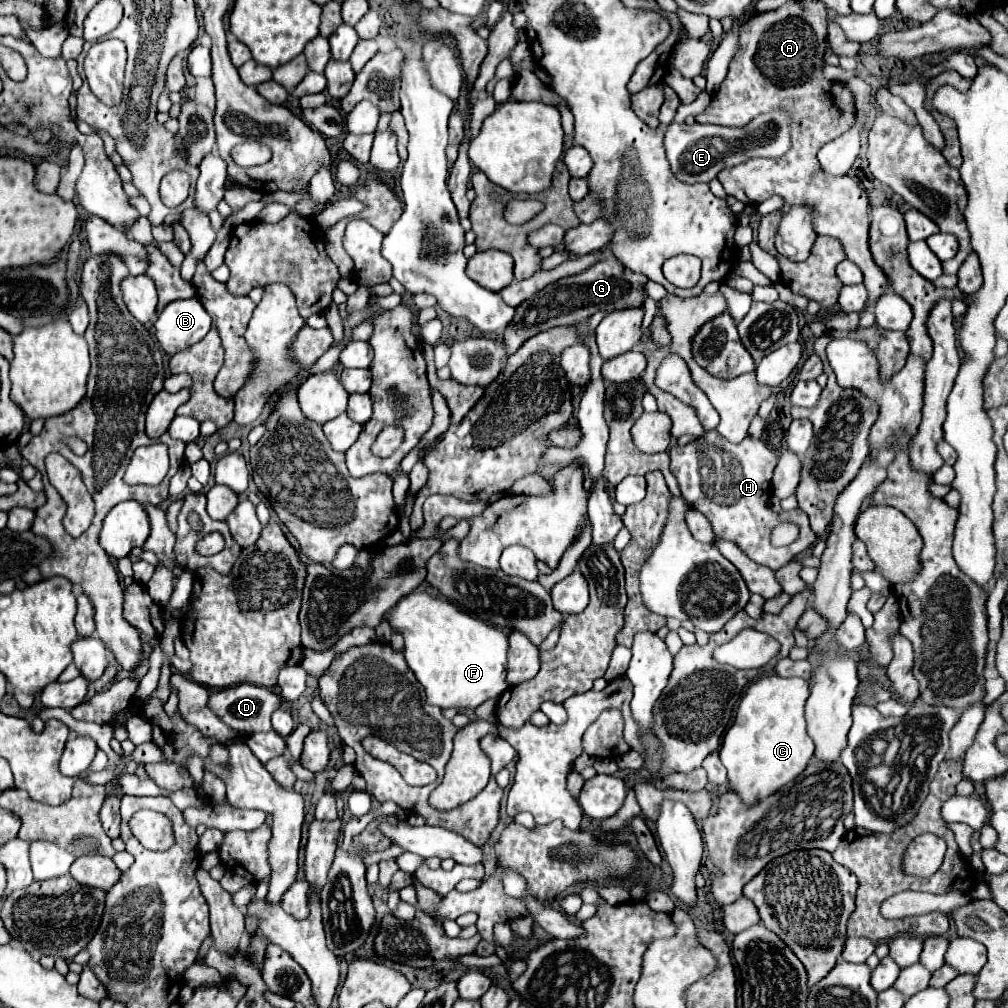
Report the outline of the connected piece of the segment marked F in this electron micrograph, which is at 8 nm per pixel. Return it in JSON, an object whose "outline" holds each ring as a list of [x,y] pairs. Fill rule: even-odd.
{"outline":[[[418,591],[400,599],[390,611],[390,625],[404,635],[404,657],[424,687],[430,705],[476,709],[506,691],[508,639],[500,629],[462,613],[446,599],[434,599]]]}

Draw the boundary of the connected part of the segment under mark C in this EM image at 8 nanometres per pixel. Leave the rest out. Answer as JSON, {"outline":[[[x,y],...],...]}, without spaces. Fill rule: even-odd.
{"outline":[[[778,675],[762,677],[748,685],[740,701],[734,725],[724,735],[720,761],[728,771],[730,789],[748,807],[774,795],[782,785],[794,781],[808,765],[814,743],[806,733],[804,703],[810,685],[804,679],[784,679]]]}

